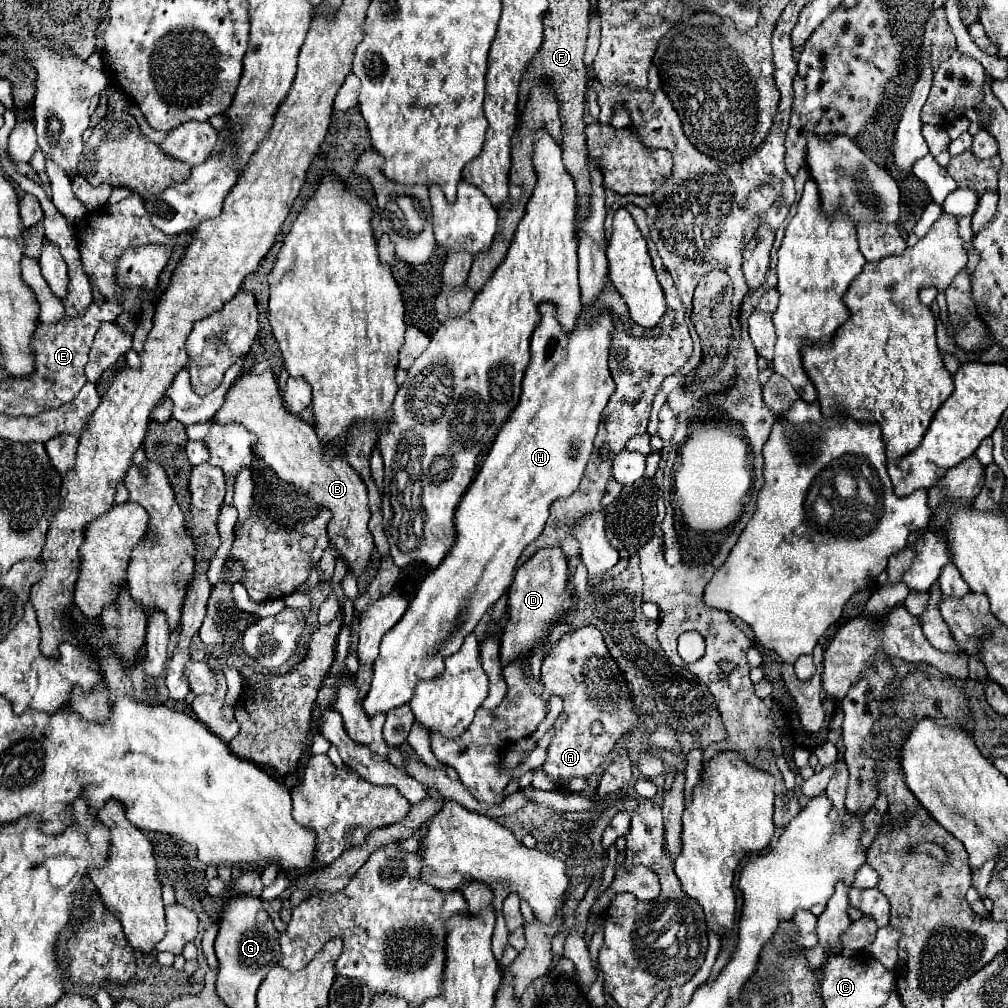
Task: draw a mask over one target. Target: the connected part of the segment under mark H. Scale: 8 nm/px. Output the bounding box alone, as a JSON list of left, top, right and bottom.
[363,304,615,716]

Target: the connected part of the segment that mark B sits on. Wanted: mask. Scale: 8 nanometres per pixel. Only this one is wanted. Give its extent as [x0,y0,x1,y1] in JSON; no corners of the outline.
[215,370,373,578]

